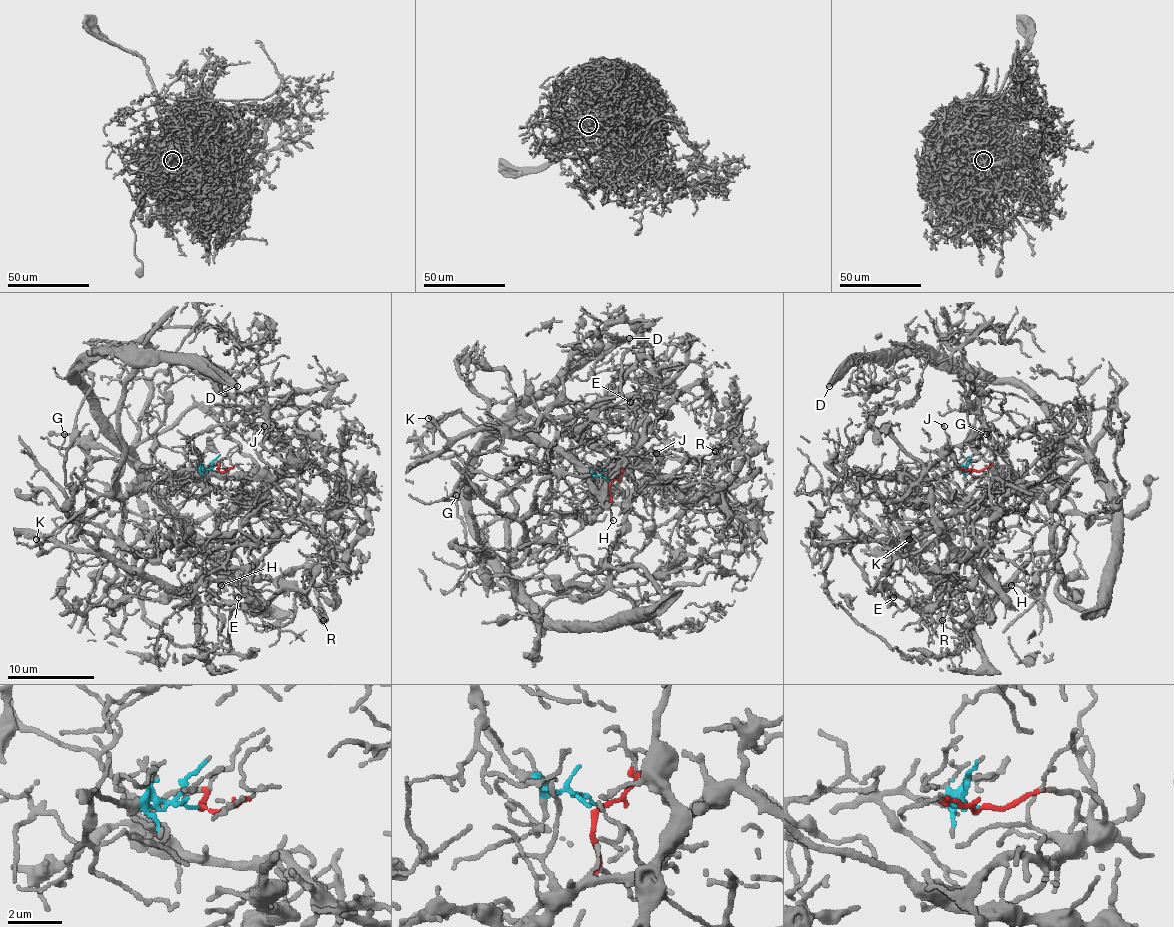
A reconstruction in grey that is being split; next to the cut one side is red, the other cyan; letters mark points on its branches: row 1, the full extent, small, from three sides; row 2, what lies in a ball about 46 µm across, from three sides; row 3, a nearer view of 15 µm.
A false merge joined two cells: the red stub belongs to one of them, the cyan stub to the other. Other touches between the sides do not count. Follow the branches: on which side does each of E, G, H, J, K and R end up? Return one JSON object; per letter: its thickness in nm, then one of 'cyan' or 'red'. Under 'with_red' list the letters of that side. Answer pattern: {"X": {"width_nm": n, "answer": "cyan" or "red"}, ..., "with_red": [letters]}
{"E": {"width_nm": 120, "answer": "cyan"}, "G": {"width_nm": 100, "answer": "red"}, "H": {"width_nm": 70, "answer": "cyan"}, "J": {"width_nm": 100, "answer": "cyan"}, "K": {"width_nm": 130, "answer": "cyan"}, "R": {"width_nm": 120, "answer": "cyan"}, "with_red": ["G"]}

